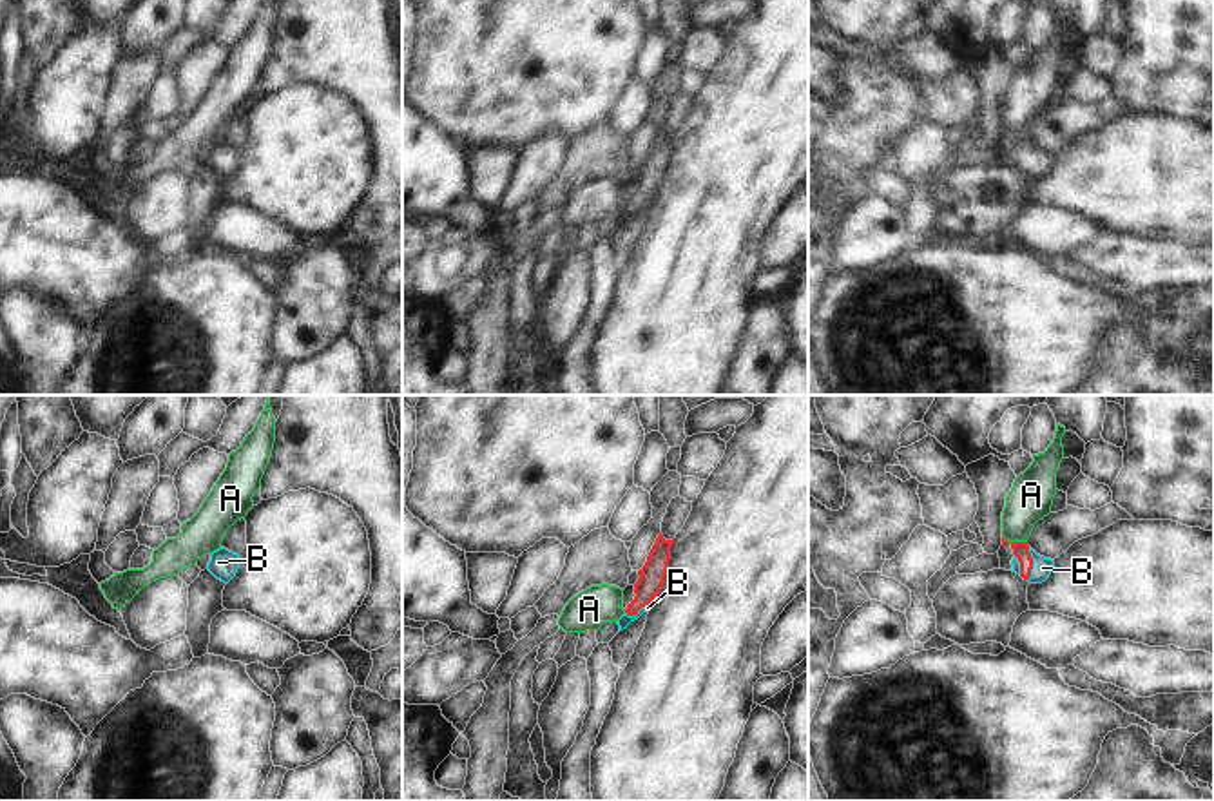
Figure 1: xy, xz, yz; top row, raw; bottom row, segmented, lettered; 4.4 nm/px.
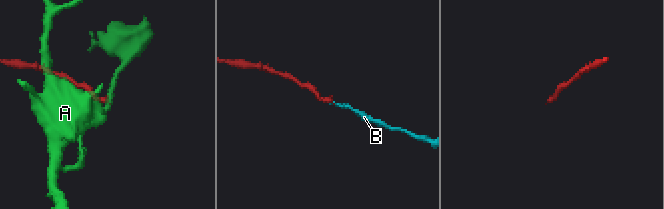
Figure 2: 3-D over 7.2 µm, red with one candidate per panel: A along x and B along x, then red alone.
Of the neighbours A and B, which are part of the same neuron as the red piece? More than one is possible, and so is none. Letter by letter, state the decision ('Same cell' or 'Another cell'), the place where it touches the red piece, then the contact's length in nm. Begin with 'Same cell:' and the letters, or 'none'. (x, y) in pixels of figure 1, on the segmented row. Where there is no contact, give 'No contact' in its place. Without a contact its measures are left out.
Same cell: B
A: Another cell. Touches red at yz (1015, 542). Shared border 120 nm
B: Same cell. Touches red at xz (640, 607). Shared border 160 nm

